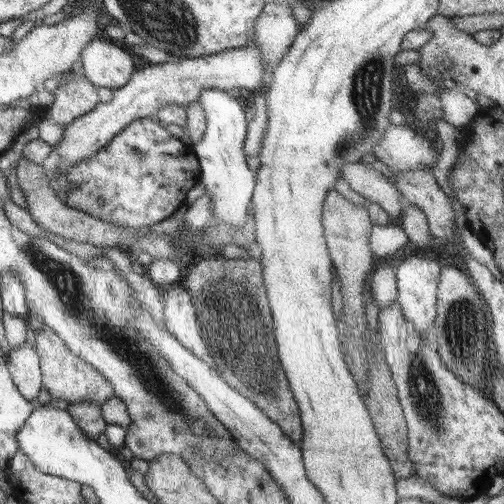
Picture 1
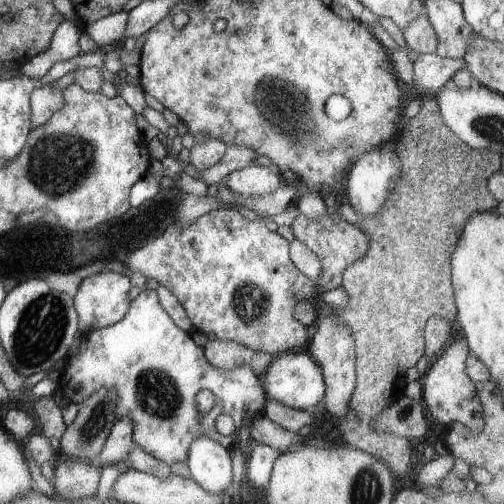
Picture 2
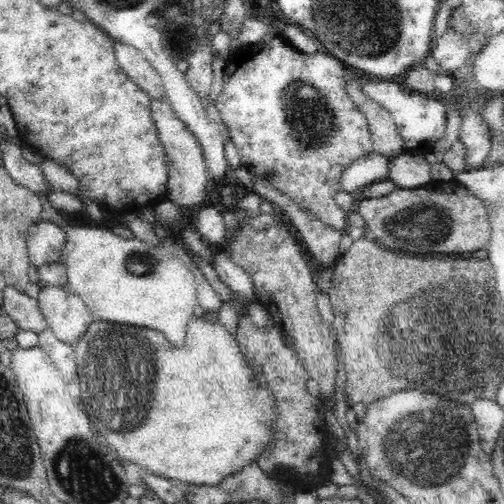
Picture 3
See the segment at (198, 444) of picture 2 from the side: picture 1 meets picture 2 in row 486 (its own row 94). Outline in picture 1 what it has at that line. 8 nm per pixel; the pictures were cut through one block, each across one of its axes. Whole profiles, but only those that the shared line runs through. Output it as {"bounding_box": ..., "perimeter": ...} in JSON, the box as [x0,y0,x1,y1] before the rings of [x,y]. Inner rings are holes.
{"bounding_box":[193,88,255,226],"perimeter":[[[209,88],[199,100],[205,110],[207,128],[203,138],[193,144],[193,154],[199,162],[199,184],[205,194],[211,198],[211,226],[243,226],[247,220],[247,206],[253,198],[255,174],[247,170],[245,164],[245,138],[247,138],[247,122],[243,114],[243,102],[239,98],[231,98],[225,90]]]}

